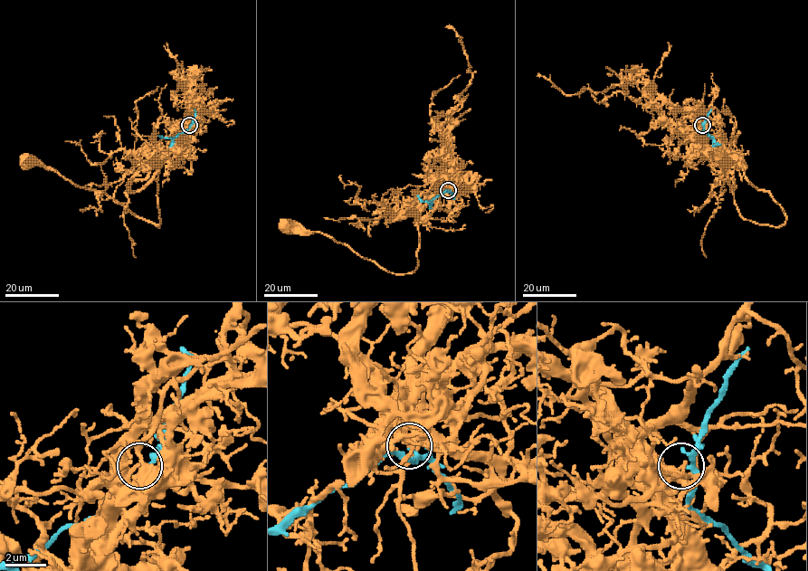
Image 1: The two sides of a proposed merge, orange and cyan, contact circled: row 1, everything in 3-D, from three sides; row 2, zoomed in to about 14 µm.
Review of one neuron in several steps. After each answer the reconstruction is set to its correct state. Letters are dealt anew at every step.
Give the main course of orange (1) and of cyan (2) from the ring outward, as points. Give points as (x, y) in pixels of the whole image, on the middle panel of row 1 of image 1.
1: (448, 190), (434, 196), (418, 215), (417, 264), (411, 272), (389, 272), (323, 233), (289, 232), (286, 226)
2: (448, 190), (430, 201), (423, 201), (417, 195)

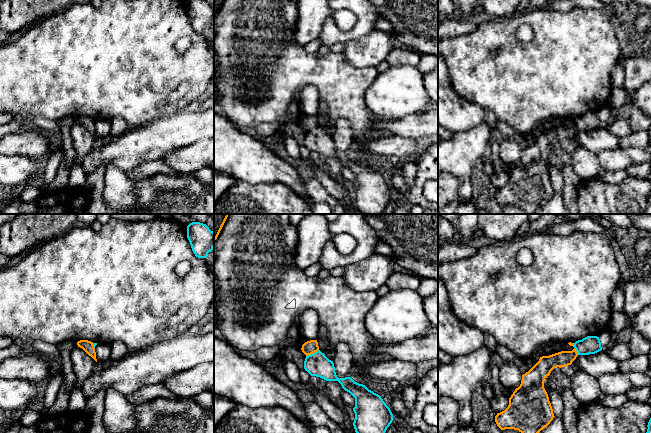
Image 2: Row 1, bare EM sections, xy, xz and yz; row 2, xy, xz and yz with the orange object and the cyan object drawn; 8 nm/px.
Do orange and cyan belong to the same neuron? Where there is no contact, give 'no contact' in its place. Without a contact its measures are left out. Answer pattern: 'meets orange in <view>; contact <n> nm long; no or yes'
meets orange in xz; contact 120 nm long; no

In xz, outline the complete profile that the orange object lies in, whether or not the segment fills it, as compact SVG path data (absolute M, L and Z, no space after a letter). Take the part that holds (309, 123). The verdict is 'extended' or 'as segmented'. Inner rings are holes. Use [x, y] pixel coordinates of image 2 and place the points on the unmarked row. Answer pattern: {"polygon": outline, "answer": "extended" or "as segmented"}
{"polygon": "M310 116L310 117L305 118L302 121L301 126L306 132L317 128L319 126L319 122L318 122L317 116Z", "answer": "as segmented"}

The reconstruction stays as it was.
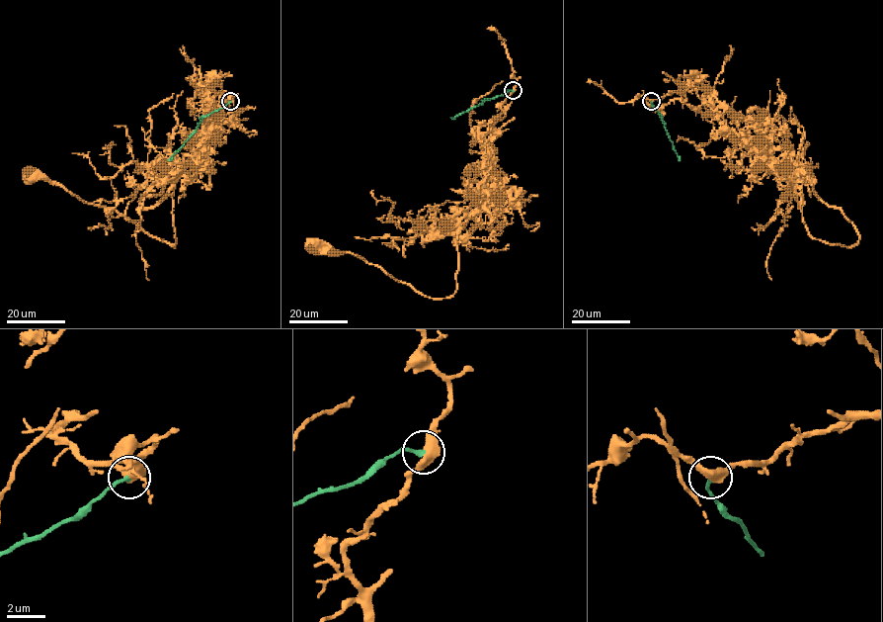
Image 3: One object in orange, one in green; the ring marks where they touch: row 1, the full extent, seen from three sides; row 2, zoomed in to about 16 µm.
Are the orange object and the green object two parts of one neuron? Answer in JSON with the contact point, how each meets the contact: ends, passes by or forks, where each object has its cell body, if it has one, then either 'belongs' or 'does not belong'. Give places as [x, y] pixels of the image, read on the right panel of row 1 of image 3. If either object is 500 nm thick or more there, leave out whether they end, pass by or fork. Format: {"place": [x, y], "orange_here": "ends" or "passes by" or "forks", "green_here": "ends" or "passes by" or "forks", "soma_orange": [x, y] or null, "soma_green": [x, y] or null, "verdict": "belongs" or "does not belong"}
{"place": [651, 101], "orange_here": "passes by", "green_here": "ends", "soma_orange": [806, 176], "soma_green": null, "verdict": "belongs"}

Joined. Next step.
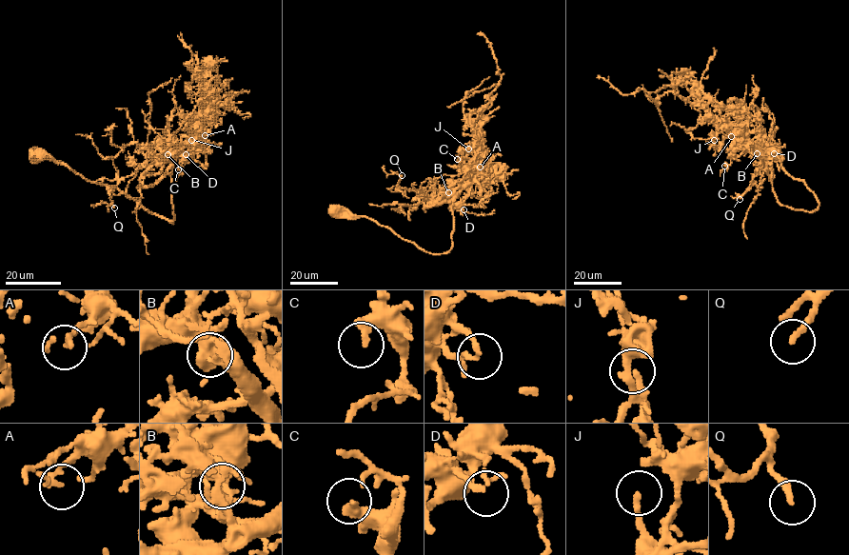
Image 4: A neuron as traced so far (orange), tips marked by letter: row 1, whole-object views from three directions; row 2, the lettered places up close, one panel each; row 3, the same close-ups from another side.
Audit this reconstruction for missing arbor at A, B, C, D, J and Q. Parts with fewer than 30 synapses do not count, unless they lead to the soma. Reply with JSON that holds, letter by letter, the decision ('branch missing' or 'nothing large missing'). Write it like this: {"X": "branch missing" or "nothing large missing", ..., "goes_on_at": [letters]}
{"A": "nothing large missing", "B": "nothing large missing", "C": "nothing large missing", "D": "nothing large missing", "J": "nothing large missing", "Q": "nothing large missing", "goes_on_at": []}

